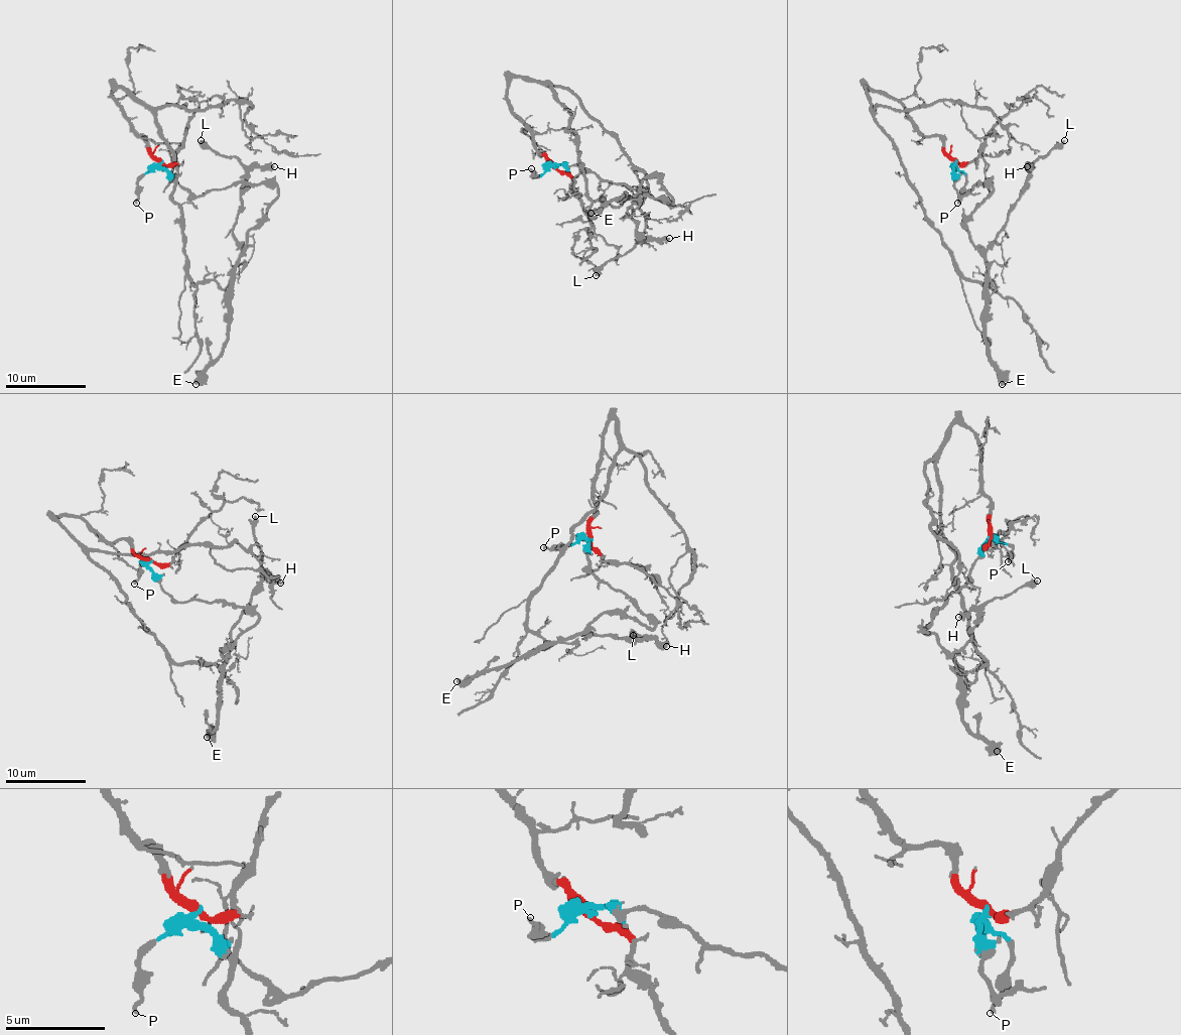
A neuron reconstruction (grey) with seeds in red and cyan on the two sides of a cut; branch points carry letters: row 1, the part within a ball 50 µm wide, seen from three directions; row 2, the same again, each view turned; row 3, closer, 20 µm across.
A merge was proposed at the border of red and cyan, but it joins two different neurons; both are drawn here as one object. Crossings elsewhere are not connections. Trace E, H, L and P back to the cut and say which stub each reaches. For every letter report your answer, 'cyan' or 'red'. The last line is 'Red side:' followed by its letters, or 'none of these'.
E: cyan
H: cyan
L: cyan
P: cyan
Red side: none of these

